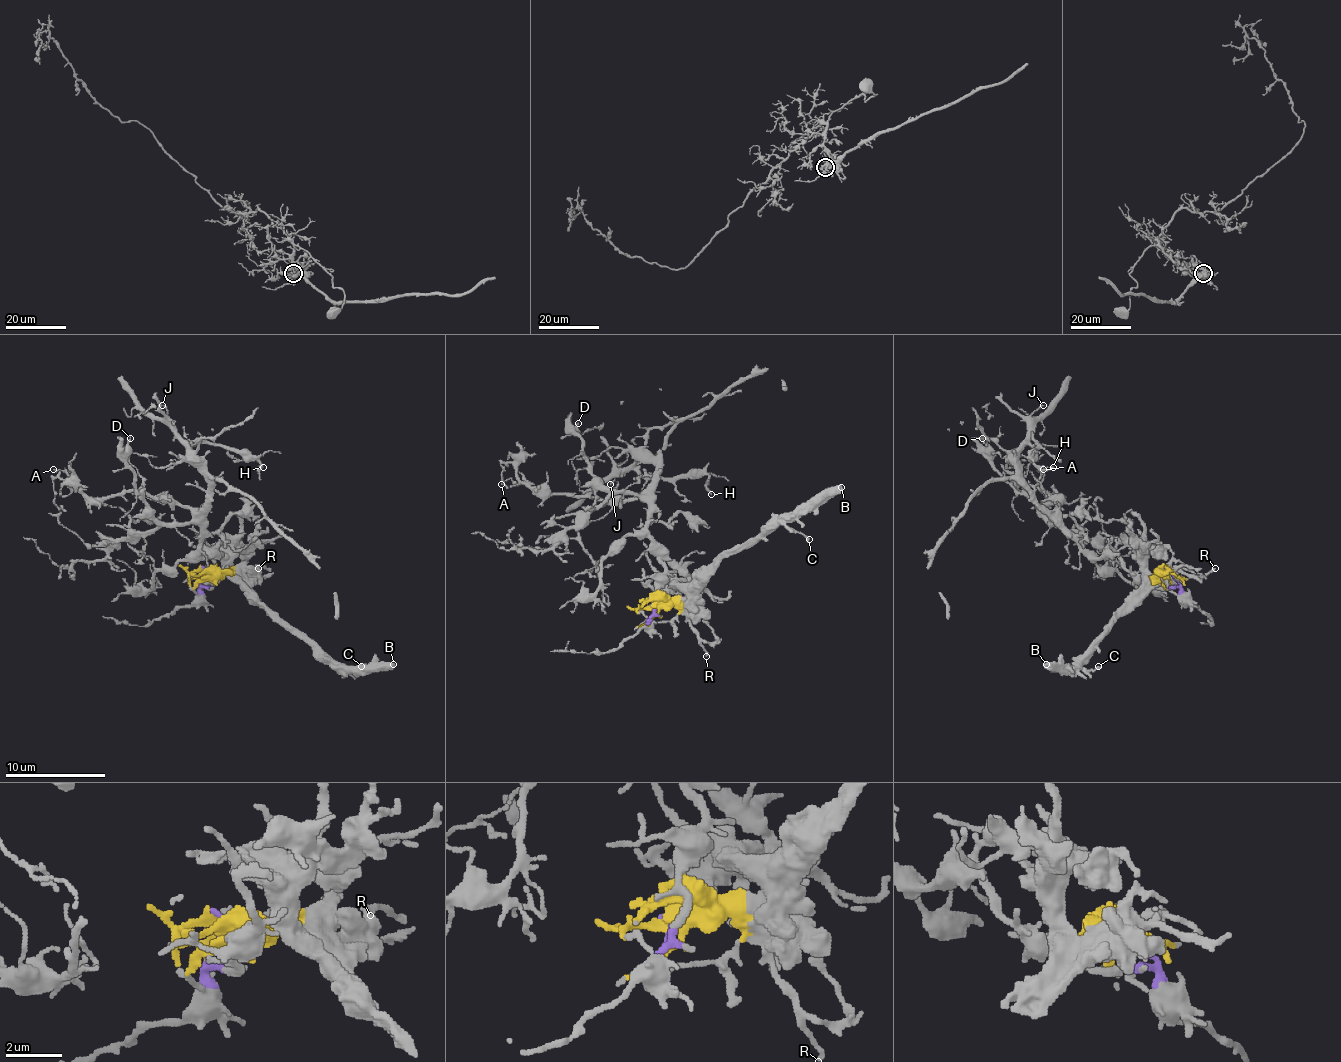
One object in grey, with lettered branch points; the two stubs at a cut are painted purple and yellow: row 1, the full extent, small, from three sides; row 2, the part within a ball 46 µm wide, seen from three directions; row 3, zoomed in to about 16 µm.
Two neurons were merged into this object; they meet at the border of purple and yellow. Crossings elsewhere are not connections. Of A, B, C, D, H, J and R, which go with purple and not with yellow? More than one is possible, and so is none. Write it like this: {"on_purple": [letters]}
{"on_purple": ["A", "D", "H", "J"]}

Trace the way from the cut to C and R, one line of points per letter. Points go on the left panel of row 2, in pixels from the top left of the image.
C: (206, 570), (228, 570), (339, 671), (354, 671), (361, 666)
R: (206, 570), (238, 570), (251, 578), (258, 568)

